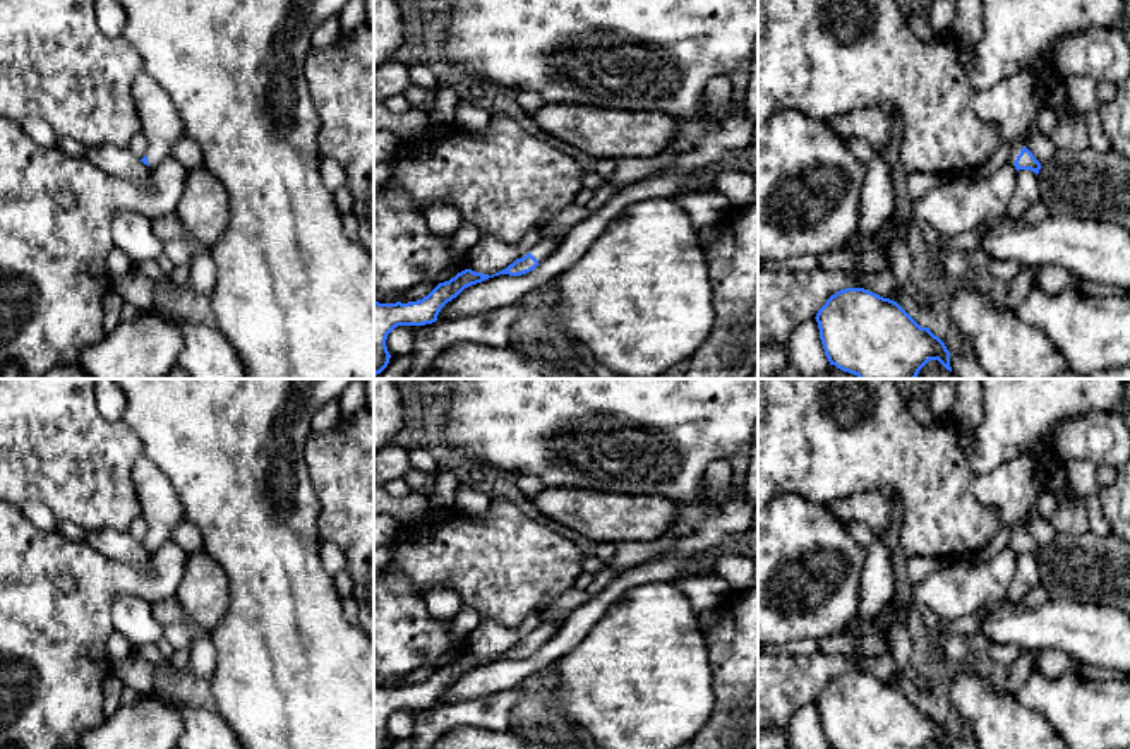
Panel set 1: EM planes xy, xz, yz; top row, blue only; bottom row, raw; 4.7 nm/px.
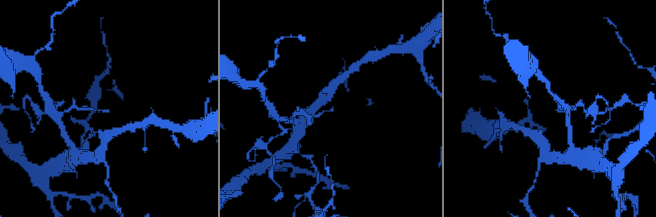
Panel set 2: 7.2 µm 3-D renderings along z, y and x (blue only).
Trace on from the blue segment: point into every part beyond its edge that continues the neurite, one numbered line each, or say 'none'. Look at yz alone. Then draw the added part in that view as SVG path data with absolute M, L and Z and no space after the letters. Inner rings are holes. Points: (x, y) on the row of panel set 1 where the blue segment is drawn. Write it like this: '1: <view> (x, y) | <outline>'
1: yz (1012, 105) | M1019 72L991 89L974 93L969 103L981 120L1000 127L1001 142L1015 144L1008 159L1013 165L1022 151L1020 139L1043 108L1031 77Z

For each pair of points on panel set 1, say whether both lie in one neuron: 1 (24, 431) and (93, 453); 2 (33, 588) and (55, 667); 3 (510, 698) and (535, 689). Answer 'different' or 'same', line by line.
1: same
2: same
3: different

